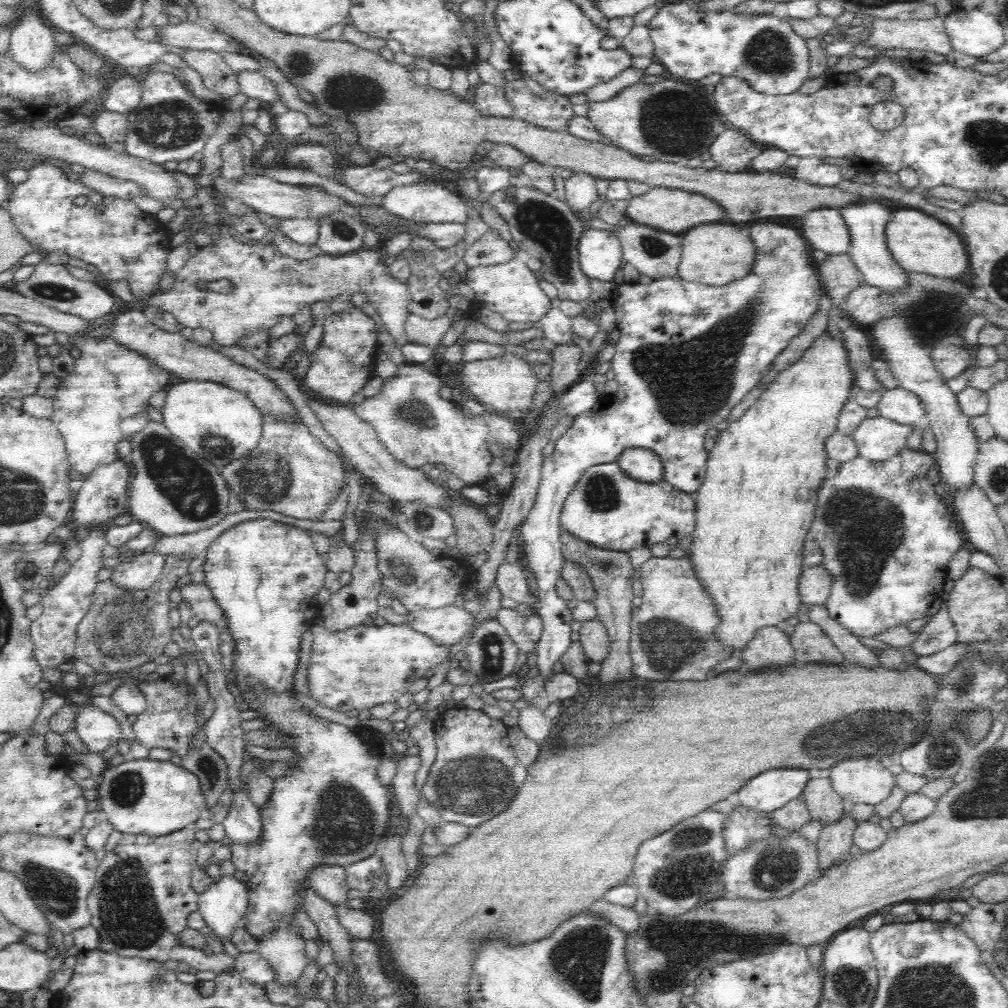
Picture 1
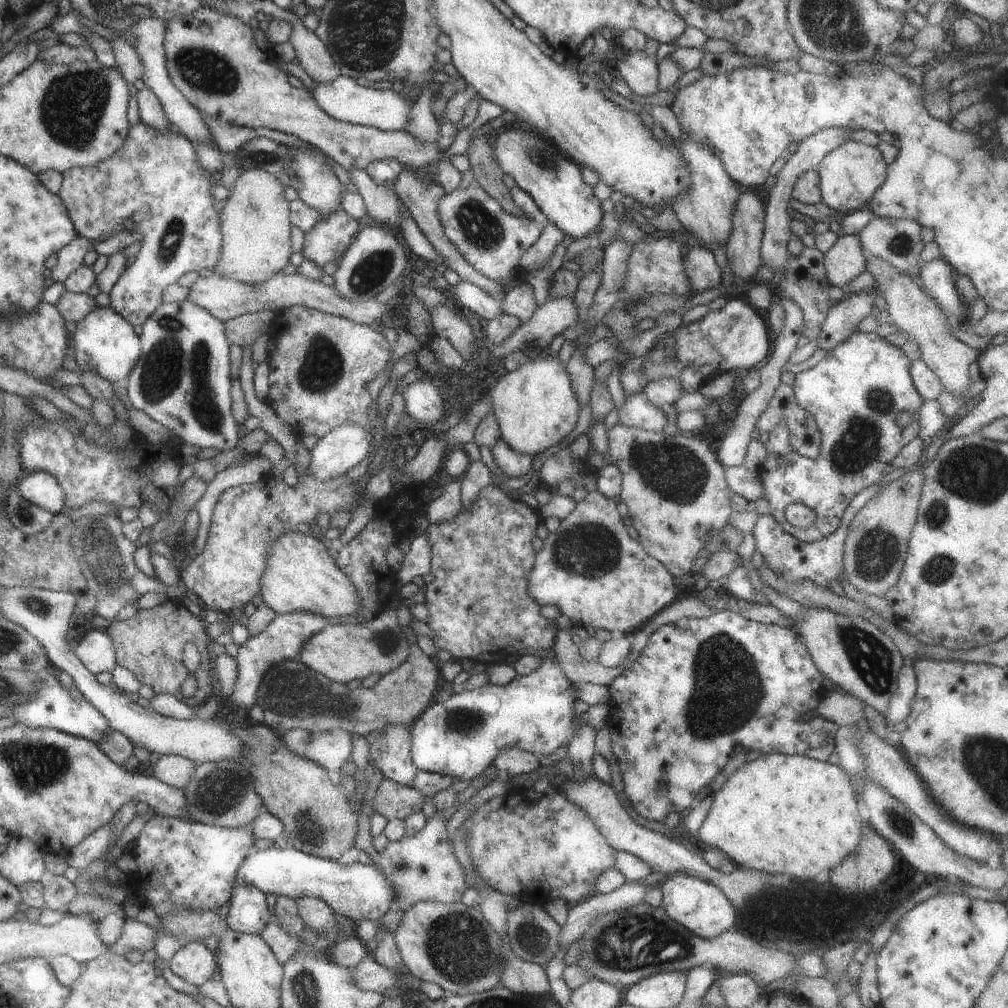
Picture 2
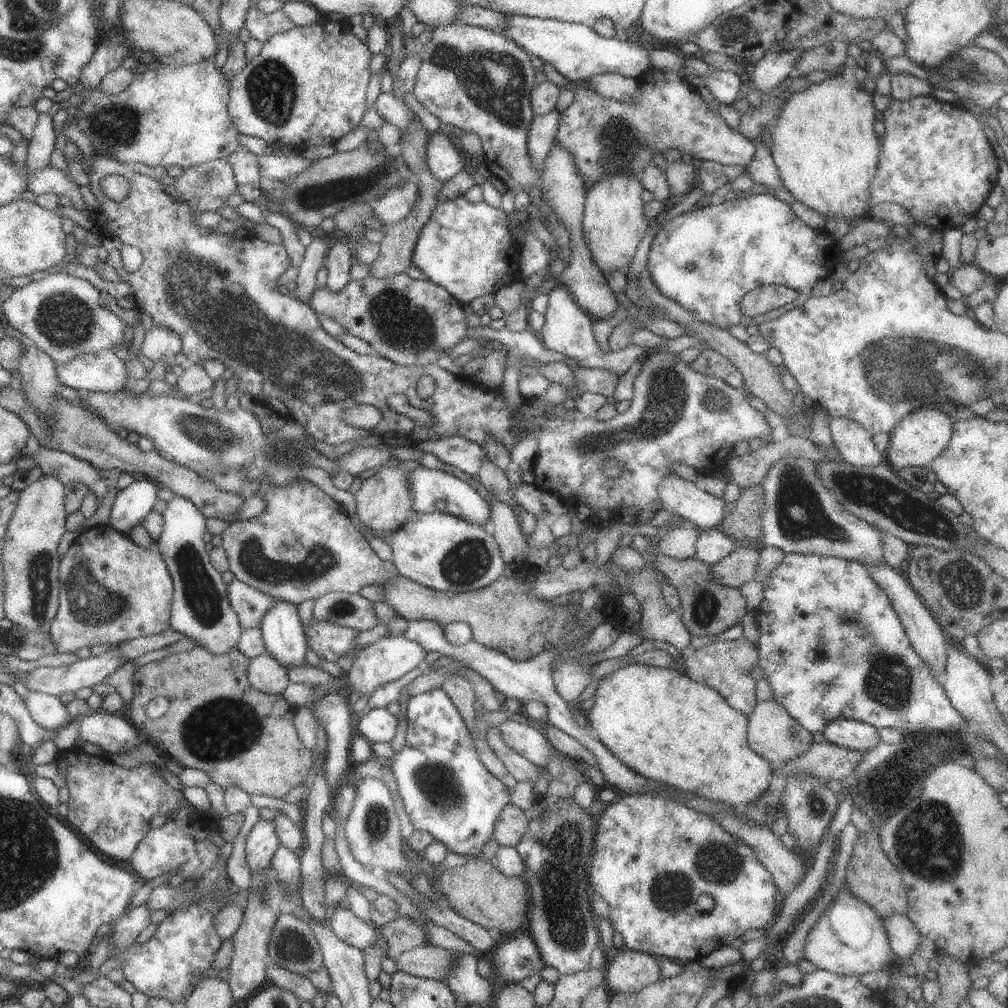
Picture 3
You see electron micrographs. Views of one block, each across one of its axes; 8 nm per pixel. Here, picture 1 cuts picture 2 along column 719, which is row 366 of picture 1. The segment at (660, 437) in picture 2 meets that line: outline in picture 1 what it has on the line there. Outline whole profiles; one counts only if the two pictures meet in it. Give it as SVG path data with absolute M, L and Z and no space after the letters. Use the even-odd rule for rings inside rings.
M507 351L494 358L464 363L458 374L458 380L468 390L469 398L482 406L481 410L498 415L512 410L526 410L534 399L535 389L539 383L536 373L532 371L532 365L525 357L518 357Z

